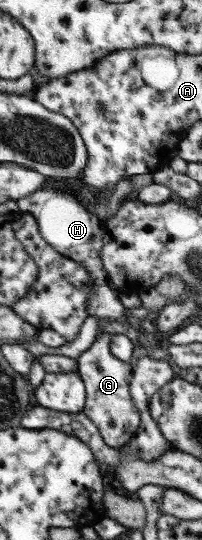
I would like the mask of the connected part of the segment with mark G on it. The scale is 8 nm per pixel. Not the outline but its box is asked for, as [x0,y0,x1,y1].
[78,331,141,448]

